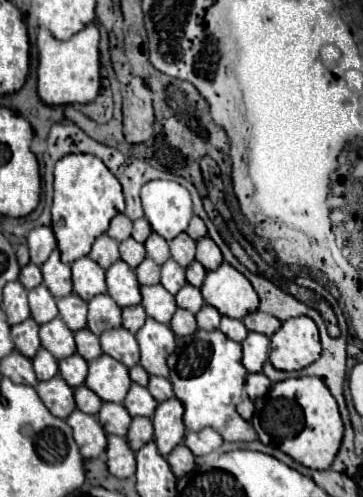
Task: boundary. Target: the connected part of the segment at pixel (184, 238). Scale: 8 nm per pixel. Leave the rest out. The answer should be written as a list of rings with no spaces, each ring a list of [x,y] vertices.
[[[178,234],[172,242],[170,242],[170,256],[180,264],[180,266],[188,266],[194,256],[196,256],[196,242],[186,234]]]

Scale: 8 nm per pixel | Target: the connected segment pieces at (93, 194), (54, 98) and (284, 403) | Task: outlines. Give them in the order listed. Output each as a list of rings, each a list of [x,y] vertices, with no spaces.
[[[68,154],[56,162],[52,232],[64,262],[72,264],[82,256],[88,256],[94,240],[108,230],[110,220],[120,212],[124,212],[122,186],[100,158],[90,154]]]
[[[88,24],[70,40],[56,40],[46,28],[38,32],[38,94],[50,106],[66,104],[88,104],[98,96],[100,90],[100,54],[98,54],[100,32],[96,24]]]
[[[298,376],[274,382],[252,422],[260,442],[280,448],[284,454],[312,470],[330,468],[344,432],[336,400],[328,392],[326,384],[316,380],[316,376]]]

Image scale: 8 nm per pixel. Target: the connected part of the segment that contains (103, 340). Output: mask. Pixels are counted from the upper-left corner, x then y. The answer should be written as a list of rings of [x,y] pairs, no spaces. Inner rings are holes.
[[[112,328],[108,332],[102,332],[100,336],[100,346],[104,350],[104,354],[116,358],[118,362],[122,362],[124,366],[132,368],[138,364],[140,360],[140,352],[138,352],[138,342],[134,338],[134,334],[130,334],[126,328]]]

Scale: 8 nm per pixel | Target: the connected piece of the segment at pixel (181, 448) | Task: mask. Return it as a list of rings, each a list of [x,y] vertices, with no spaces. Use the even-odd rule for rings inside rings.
[[[178,444],[170,454],[168,454],[168,464],[170,464],[170,470],[180,478],[188,472],[192,472],[194,468],[194,454],[188,450],[186,444]]]

